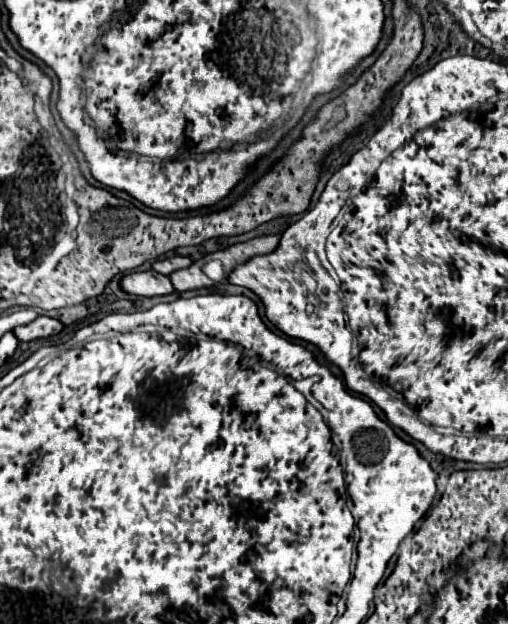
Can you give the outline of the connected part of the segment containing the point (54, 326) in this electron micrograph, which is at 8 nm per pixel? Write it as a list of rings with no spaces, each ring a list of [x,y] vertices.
[[[38,316],[34,322],[30,324],[24,324],[24,326],[16,326],[14,334],[20,342],[30,342],[30,340],[36,340],[36,338],[48,338],[48,336],[54,336],[58,334],[60,330],[64,328],[64,324],[56,318],[50,318],[50,316]]]

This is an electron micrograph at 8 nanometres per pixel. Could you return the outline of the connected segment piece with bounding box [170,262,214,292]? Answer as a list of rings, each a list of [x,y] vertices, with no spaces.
[[[194,262],[190,268],[172,272],[172,274],[170,274],[170,280],[172,280],[172,284],[174,284],[174,290],[178,290],[178,292],[196,290],[196,288],[212,286],[212,284],[214,284],[208,276],[204,276],[200,262]]]

